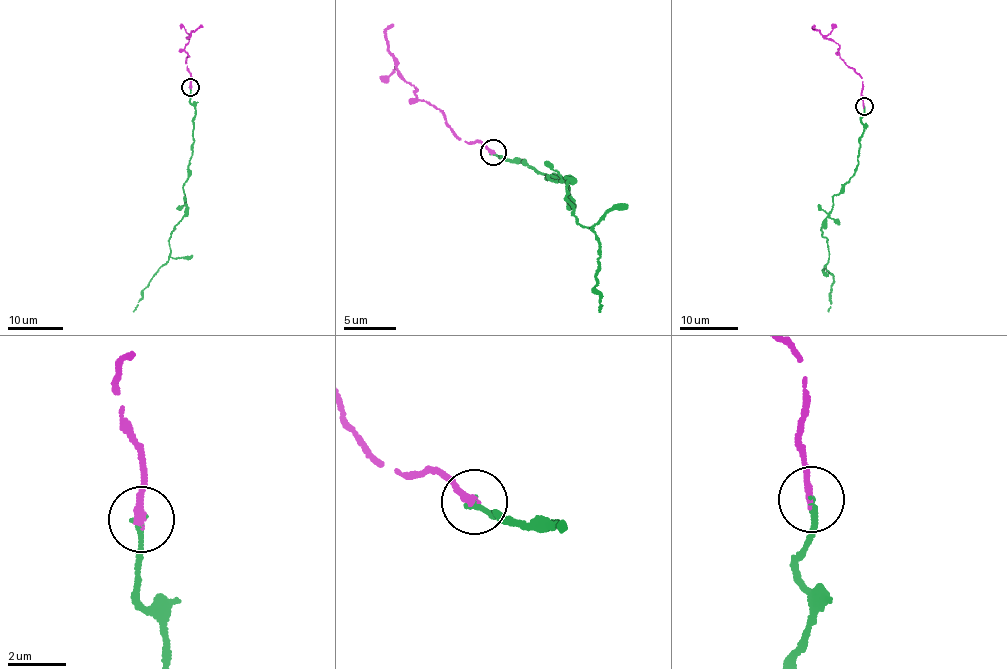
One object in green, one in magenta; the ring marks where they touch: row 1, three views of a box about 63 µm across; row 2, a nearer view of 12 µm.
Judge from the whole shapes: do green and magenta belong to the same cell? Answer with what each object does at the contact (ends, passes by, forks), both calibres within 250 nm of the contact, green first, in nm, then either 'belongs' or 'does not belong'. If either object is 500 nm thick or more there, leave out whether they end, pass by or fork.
green ends; magenta ends; calibres 180 and 260 nm; belongs

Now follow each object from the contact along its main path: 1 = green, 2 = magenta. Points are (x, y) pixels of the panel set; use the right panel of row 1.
1: (863, 107), (856, 172), (833, 197), (831, 213), (822, 228), (827, 243), (826, 269), (834, 277), (828, 311)
2: (863, 105), (860, 75), (839, 55), (840, 46), (813, 26)

